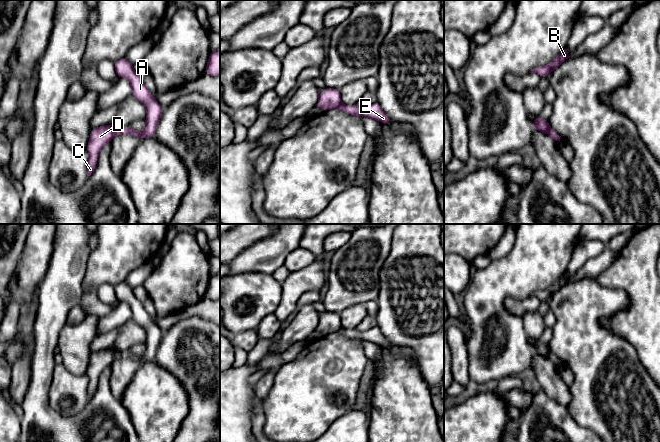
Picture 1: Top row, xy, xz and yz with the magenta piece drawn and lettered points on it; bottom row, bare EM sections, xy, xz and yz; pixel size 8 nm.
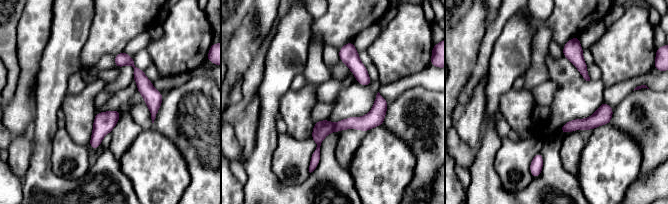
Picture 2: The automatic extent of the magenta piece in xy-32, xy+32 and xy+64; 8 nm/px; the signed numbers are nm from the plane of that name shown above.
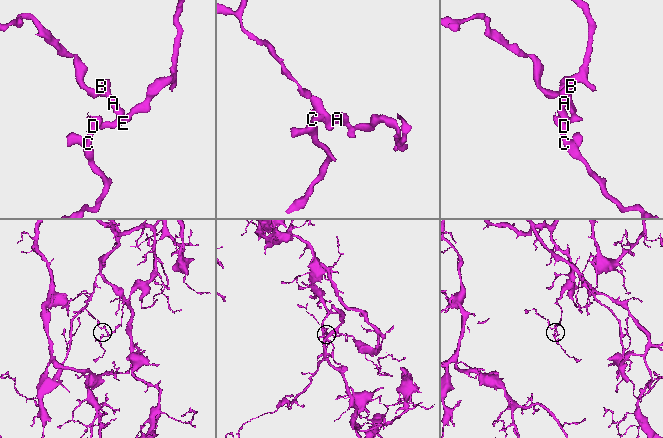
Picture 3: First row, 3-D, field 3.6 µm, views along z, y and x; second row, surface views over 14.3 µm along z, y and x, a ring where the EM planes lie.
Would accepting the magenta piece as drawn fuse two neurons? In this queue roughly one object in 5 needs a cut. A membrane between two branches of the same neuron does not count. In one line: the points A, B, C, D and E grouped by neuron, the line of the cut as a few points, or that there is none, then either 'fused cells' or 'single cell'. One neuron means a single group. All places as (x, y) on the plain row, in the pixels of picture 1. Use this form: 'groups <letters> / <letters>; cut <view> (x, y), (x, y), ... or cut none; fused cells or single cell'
groups A B E / C D; cut xy (115, 352), (113, 360); fused cells

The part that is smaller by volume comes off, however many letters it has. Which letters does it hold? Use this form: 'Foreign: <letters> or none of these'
Foreign: C, D

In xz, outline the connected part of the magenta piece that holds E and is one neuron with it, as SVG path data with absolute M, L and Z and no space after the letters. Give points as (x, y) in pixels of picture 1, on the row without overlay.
M375 326L367 331L358 331L355 329L343 329L341 328L338 333L346 336L349 339L356 339L362 341L368 341L379 345L385 349L391 348L391 343L387 338L382 334L378 326Z

